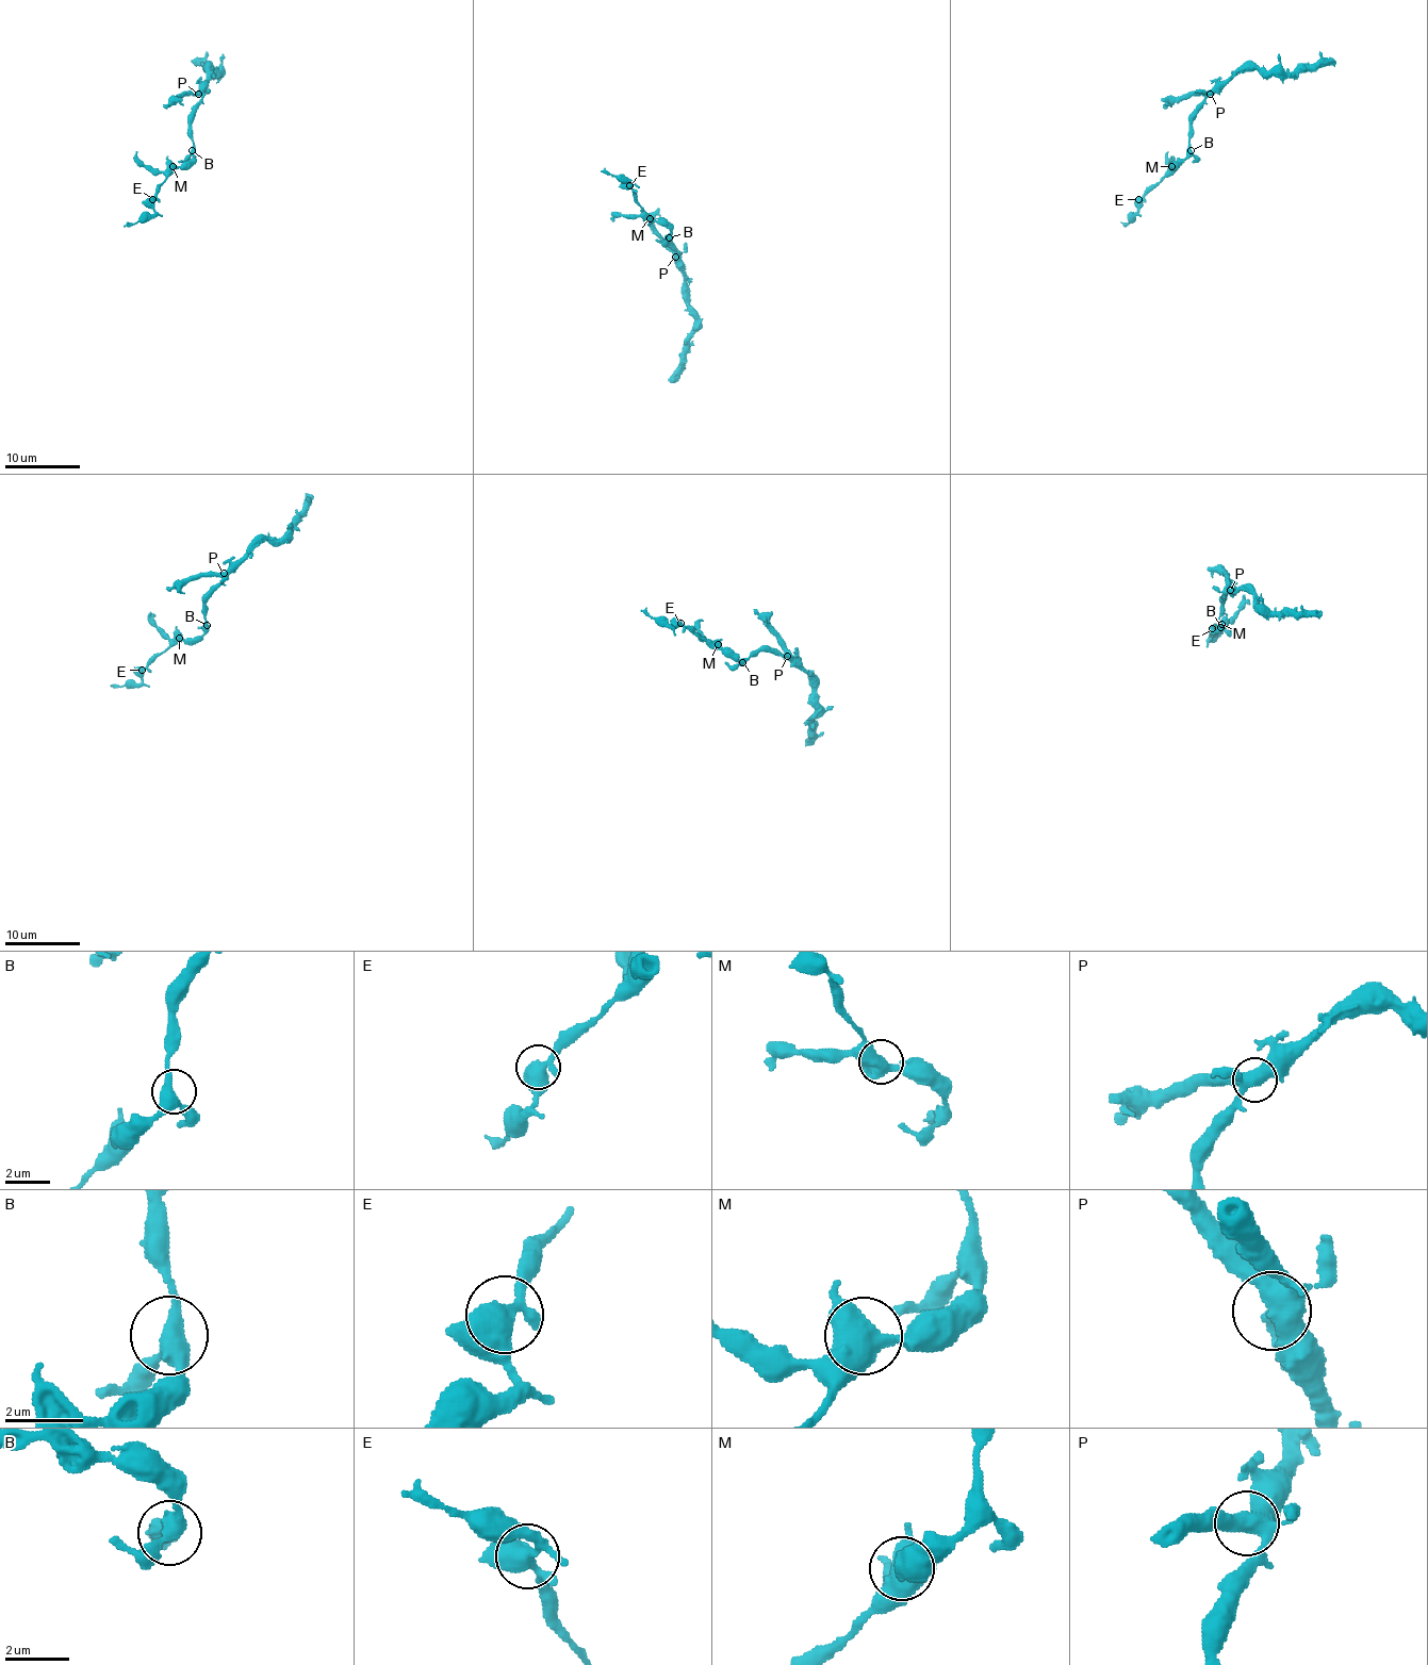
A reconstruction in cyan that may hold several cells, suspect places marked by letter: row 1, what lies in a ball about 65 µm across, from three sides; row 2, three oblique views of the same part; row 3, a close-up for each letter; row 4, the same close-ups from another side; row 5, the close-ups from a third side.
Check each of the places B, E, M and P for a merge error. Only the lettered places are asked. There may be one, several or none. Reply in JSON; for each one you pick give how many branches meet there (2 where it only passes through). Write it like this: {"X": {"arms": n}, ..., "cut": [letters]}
{"cut": []}

